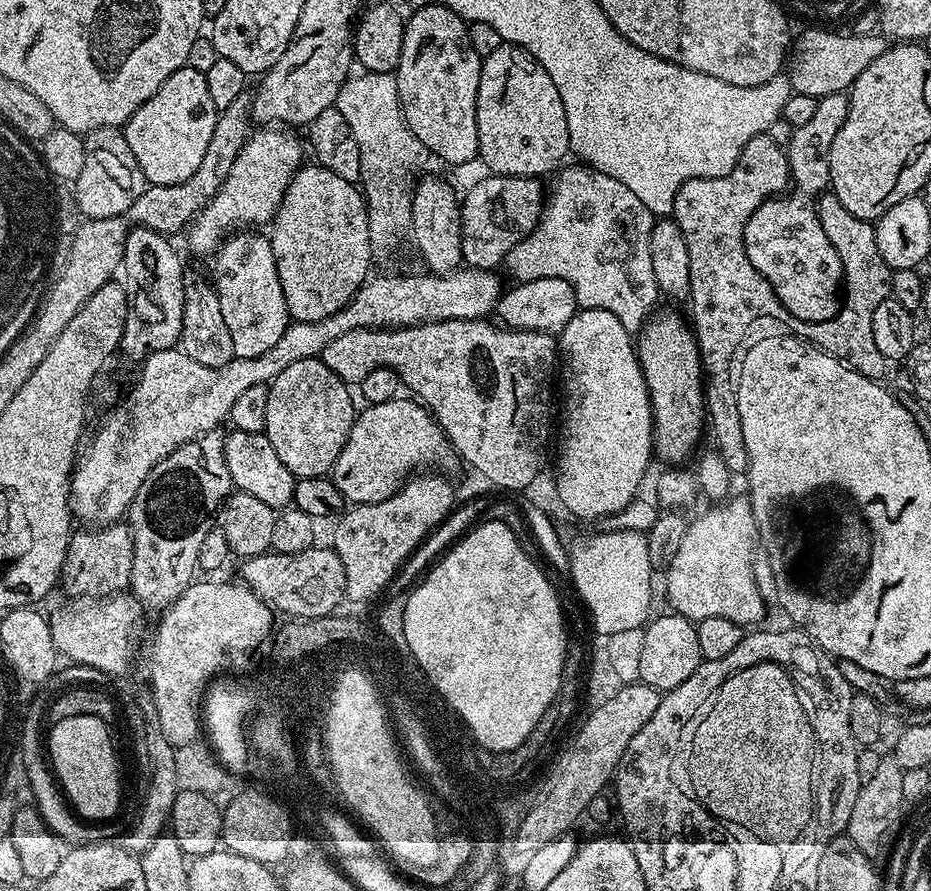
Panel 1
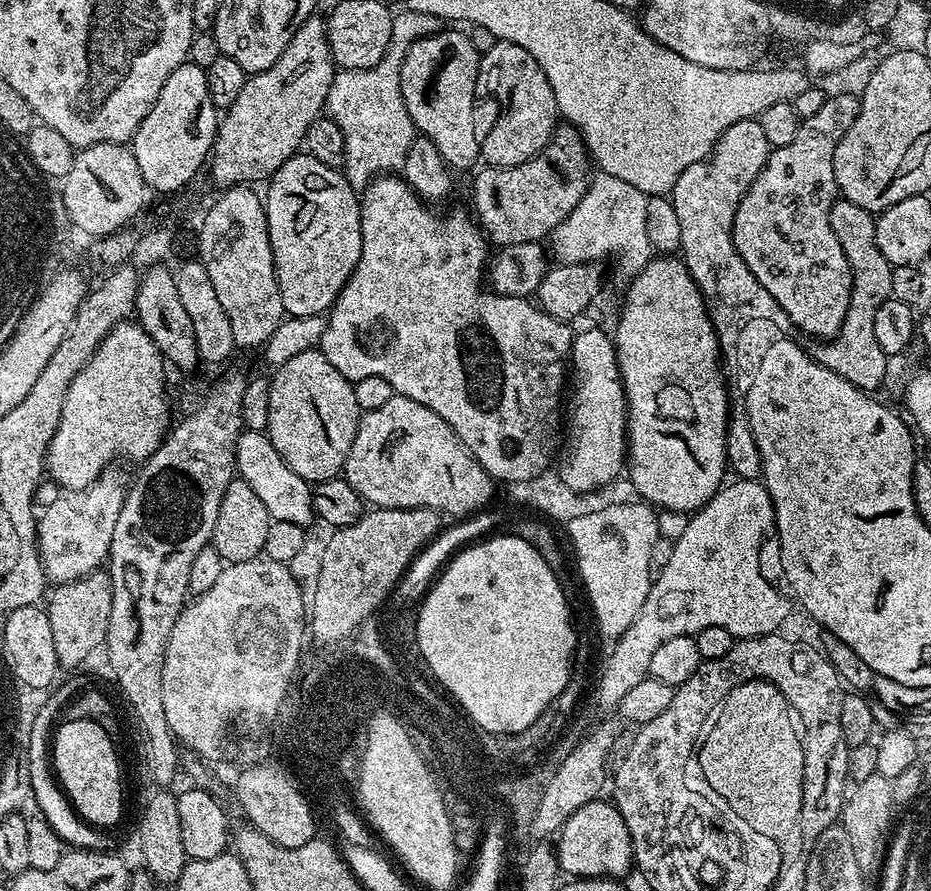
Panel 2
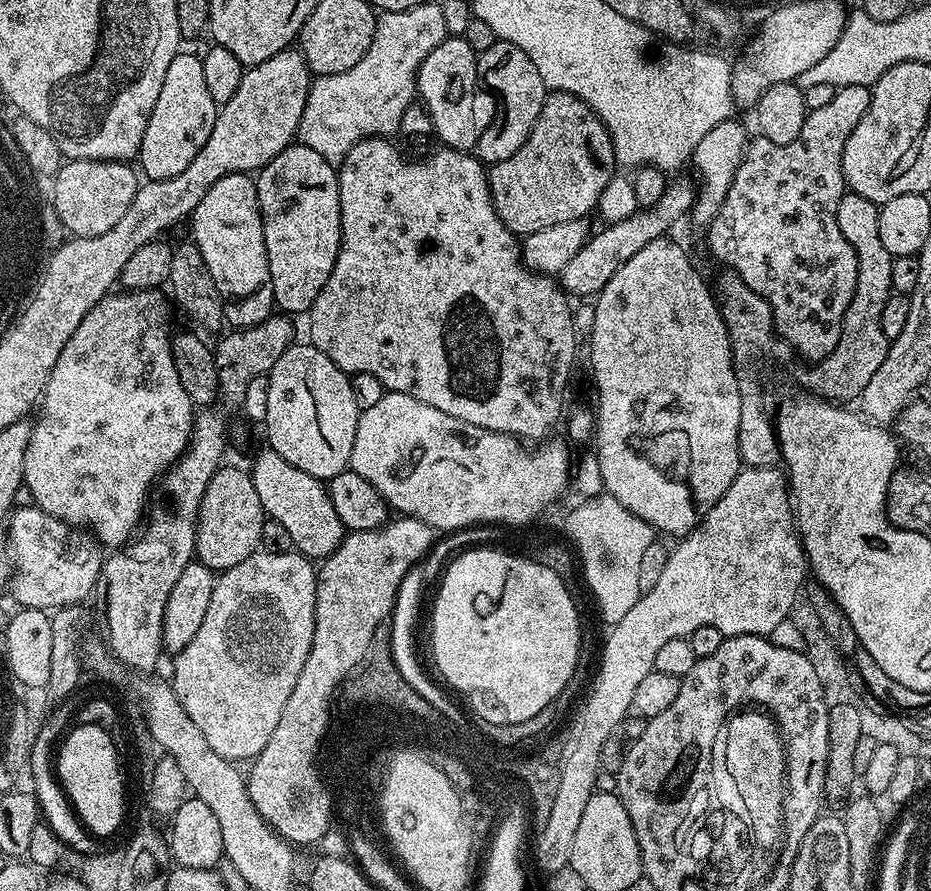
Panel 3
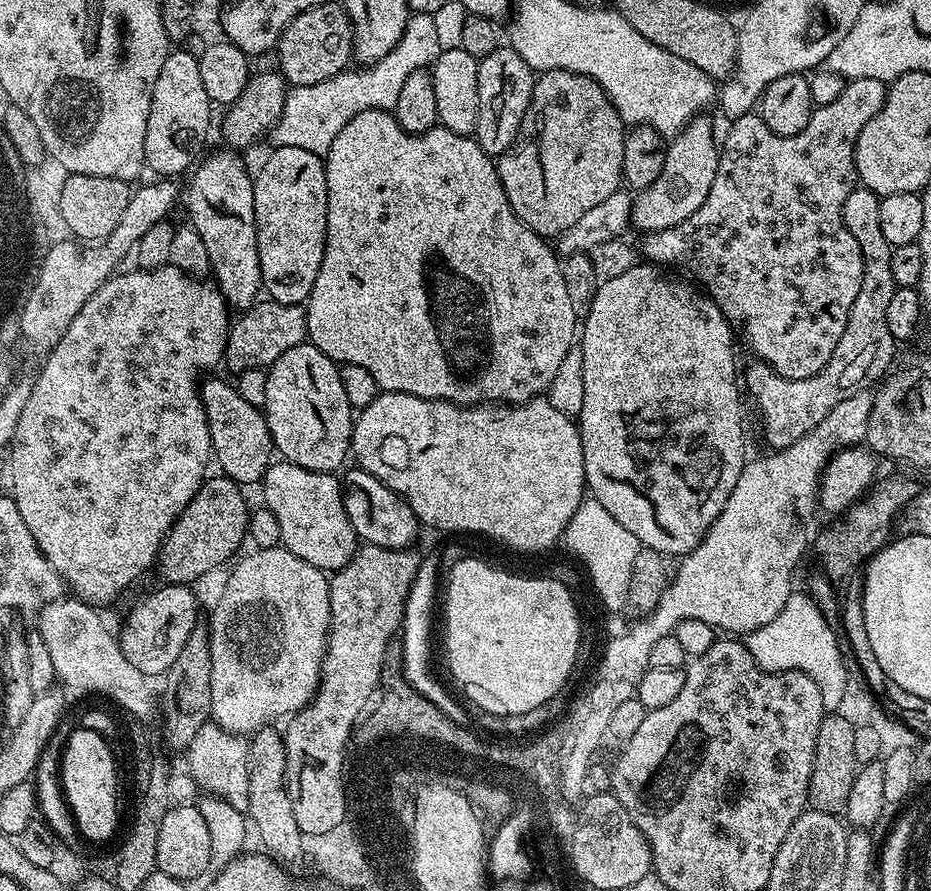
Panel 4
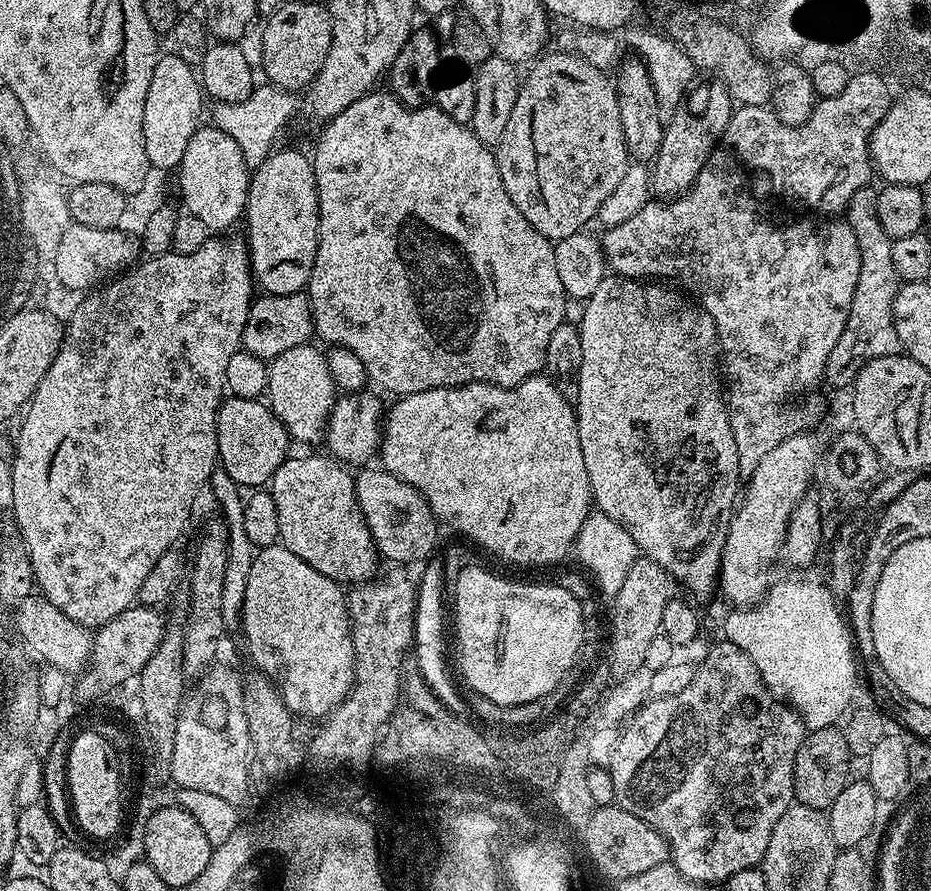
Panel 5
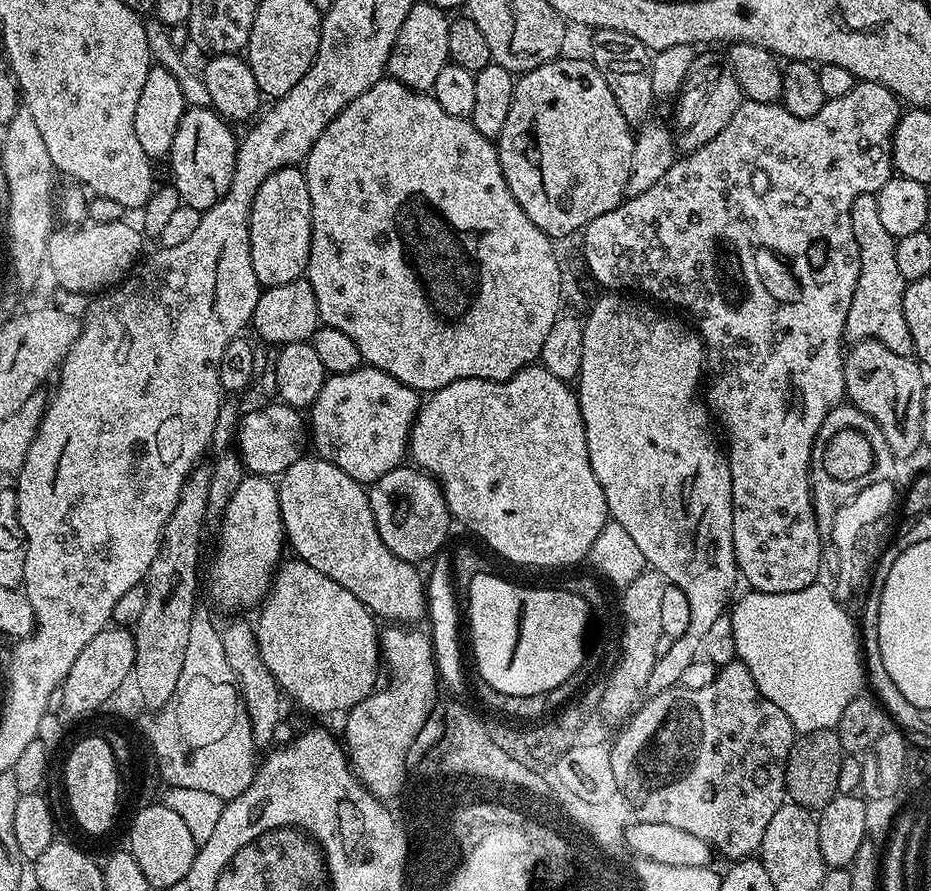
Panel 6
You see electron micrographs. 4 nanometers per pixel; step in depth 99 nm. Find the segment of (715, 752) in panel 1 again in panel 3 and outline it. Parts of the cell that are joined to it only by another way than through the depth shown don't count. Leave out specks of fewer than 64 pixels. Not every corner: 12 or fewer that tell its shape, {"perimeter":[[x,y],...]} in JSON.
{"perimeter":[[763,710],[729,719],[727,769],[761,842],[784,832],[786,761]]}

